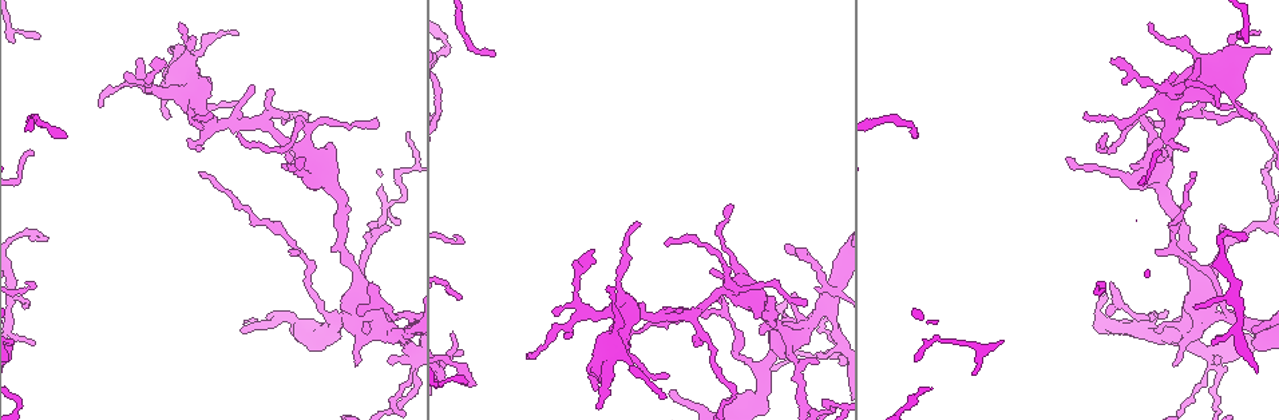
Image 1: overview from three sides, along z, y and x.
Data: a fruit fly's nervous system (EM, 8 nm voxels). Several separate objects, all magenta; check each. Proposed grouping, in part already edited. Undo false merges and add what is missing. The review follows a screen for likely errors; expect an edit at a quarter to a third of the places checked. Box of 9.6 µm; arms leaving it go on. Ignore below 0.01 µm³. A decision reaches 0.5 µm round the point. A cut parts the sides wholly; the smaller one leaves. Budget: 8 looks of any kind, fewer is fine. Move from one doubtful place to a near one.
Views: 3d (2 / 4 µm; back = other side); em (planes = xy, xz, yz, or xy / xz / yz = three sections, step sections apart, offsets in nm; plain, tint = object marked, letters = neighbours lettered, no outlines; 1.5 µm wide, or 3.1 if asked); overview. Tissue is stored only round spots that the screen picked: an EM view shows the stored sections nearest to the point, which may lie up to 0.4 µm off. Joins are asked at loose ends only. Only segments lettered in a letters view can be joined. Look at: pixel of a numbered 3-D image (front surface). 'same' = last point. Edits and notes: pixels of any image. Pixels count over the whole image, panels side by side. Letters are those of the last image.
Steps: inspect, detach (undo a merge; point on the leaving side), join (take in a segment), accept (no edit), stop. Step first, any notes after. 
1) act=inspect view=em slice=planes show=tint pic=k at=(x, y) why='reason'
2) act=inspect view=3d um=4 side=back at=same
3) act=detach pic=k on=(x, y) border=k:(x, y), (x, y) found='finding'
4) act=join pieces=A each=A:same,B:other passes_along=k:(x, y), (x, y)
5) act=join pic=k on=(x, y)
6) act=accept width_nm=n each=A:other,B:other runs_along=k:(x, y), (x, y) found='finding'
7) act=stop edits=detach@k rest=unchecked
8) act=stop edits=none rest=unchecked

act=inspect view=em slice=planes show=plain pic=1 at=(554, 312) why='an open end'

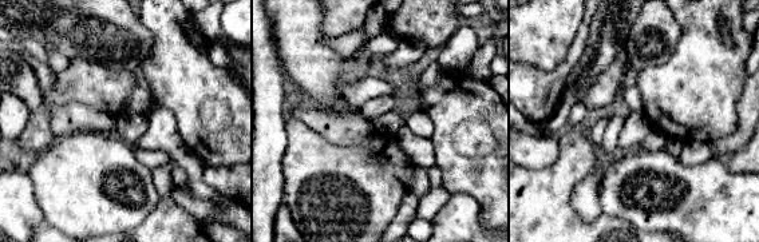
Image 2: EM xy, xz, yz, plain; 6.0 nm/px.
act=inspect view=em slice=planes show=tint at=same why='where the object lies'

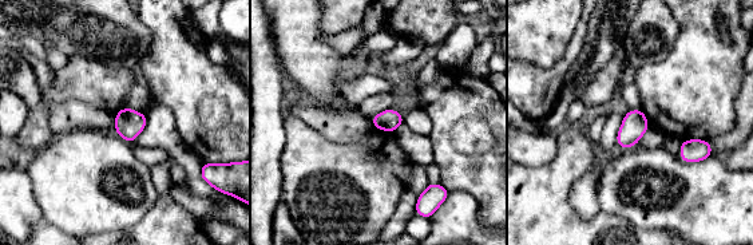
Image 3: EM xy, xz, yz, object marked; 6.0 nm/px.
act=inspect view=em slice=planes show=letters at=same why='see the neighbours'

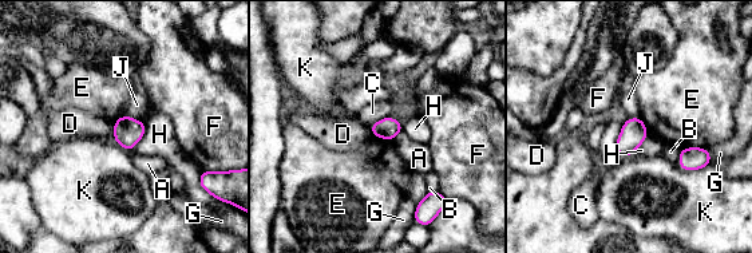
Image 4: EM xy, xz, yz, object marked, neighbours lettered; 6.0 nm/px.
act=accept width_nm=130 each=A:other,B:other,C:other,D:other,E:other,F:other,G:other,H:other,J:other,K:other border=4:(622, 125), (614, 153) found='no lettered segment goes on from it'

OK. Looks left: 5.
act=inspect view=em um=3.1 slice=planes show=letters pic=1 at=(1150, 21) why='tapers out'

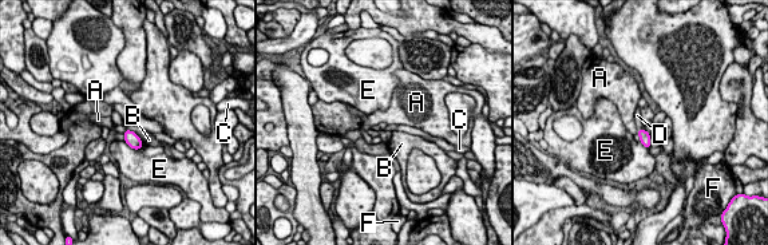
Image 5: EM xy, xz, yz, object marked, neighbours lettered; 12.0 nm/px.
act=join pic=5 on=(637, 115) width_nm=130 each=A:other,B:other,C:other,D:same,E:other,F:other passes_along=5:(644, 135), (638, 130), (637, 115) found='the neuron continues'

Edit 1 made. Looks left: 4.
act=inspect view=3d um=2 pic=1 at=(805, 304) why='an open end'

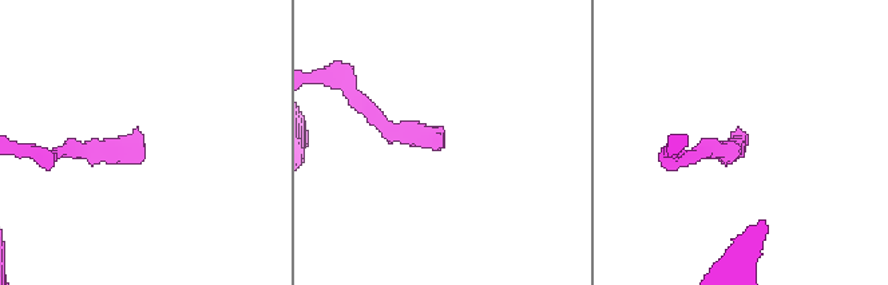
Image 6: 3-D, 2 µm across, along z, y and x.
act=inspect view=em slice=xz step=8 show=letters pic=6 at=(737, 127)

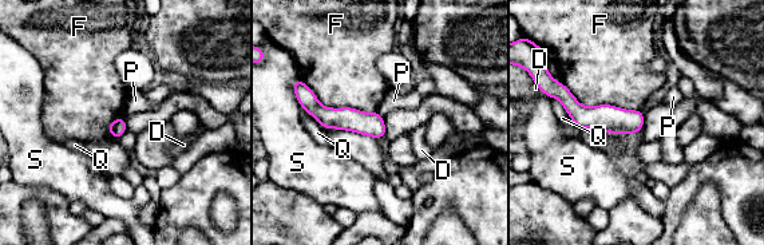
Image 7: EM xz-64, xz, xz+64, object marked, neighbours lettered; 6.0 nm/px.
act=inspect view=em slice=planes show=letters at=same

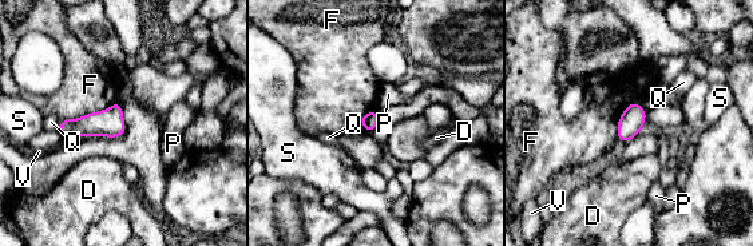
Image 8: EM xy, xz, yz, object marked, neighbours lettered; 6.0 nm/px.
act=accept each=D:other,F:other,P:other,Q:other,S:other,V:other border=8:(117, 100), (102, 110), (62, 119) found='none of them fits'

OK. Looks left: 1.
act=stop edits=join@5 rest=unchecked

